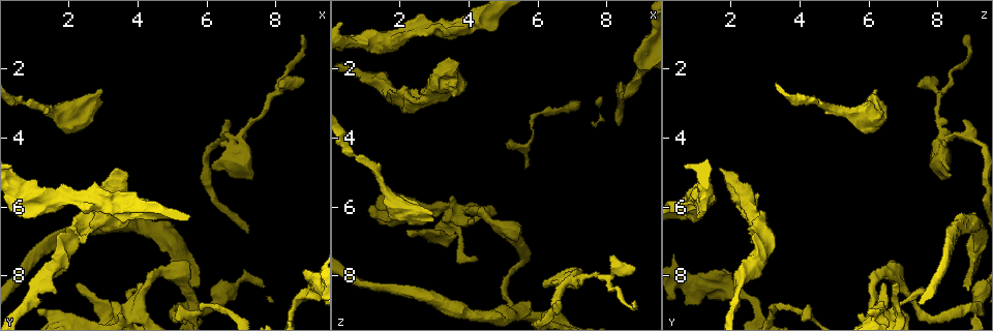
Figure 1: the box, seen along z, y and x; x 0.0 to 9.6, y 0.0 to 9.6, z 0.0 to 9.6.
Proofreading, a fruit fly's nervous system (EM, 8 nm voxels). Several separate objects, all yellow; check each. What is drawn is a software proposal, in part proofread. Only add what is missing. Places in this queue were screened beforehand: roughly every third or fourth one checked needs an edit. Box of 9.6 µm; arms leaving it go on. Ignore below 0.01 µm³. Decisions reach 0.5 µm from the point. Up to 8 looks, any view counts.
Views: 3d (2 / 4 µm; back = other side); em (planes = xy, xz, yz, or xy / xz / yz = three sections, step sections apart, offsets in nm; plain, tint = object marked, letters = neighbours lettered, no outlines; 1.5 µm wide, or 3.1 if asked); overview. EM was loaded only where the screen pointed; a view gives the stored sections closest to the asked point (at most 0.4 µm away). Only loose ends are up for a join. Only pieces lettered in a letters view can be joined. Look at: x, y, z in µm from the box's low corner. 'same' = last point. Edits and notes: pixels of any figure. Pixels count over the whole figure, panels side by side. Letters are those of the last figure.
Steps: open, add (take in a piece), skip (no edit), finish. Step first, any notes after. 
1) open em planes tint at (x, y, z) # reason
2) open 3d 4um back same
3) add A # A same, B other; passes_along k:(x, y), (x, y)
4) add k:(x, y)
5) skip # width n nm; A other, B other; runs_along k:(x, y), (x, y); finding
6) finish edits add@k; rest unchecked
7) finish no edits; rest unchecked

open em yz step 8 letters at (1.60, 8.45, 2.20) # an open end

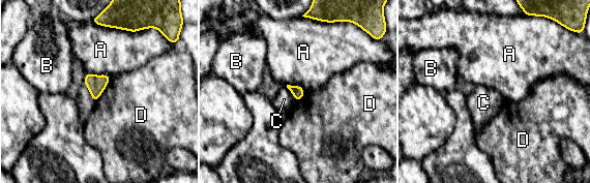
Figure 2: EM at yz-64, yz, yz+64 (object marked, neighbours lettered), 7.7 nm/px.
skip # A other, B other, C other, D other; border 2:(111, 79), (95, 102); none of them fits

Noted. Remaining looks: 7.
open em planes letters at (2.80, 5.35, 1.00) # an open end

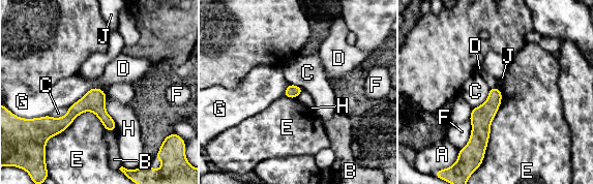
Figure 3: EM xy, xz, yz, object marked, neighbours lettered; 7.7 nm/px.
skip # A other, B other, C other, D other, E other, F other, G other, H other, J other; no lettered piece goes on from it

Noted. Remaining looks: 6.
open 3d 2um at (4.05, 8.20, 6.50) # free end

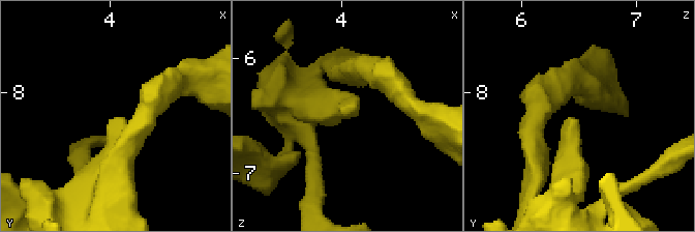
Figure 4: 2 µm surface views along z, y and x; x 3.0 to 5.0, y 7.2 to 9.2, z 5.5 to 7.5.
open em planes letters at (4.10, 8.24, 6.44)

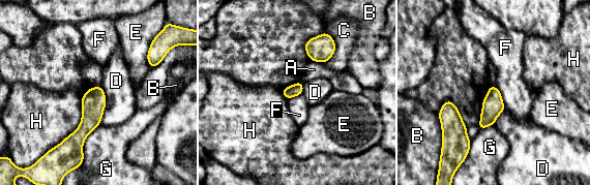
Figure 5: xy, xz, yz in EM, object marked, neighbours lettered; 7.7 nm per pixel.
skip # A other, B other, C other, D other, E other, F other, G other, H other; no lettered piece goes on from it

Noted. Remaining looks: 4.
finish no edits; rest unchecked

